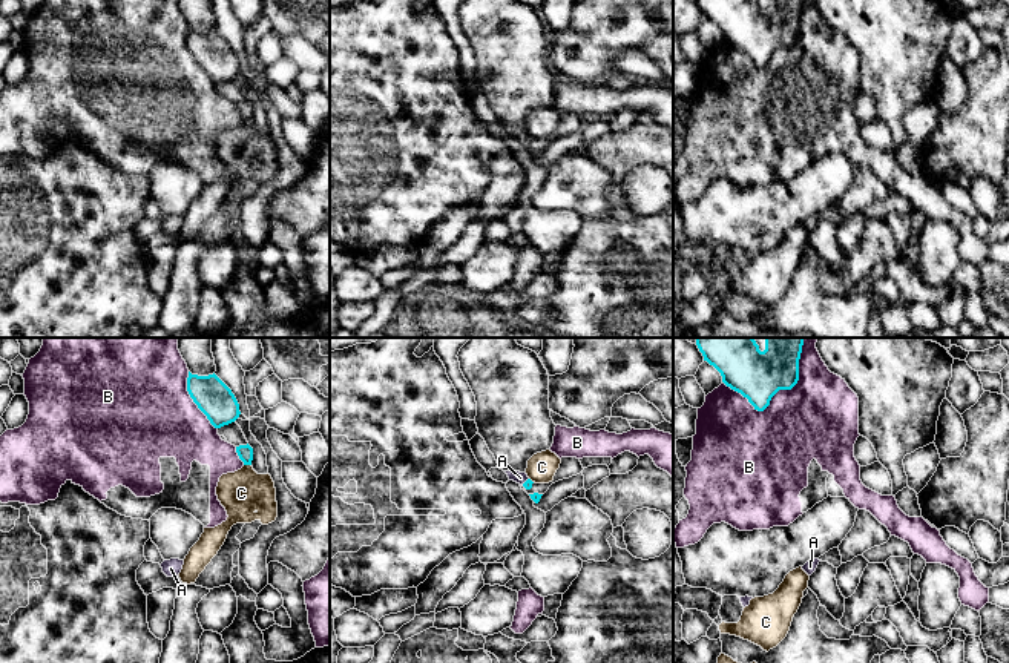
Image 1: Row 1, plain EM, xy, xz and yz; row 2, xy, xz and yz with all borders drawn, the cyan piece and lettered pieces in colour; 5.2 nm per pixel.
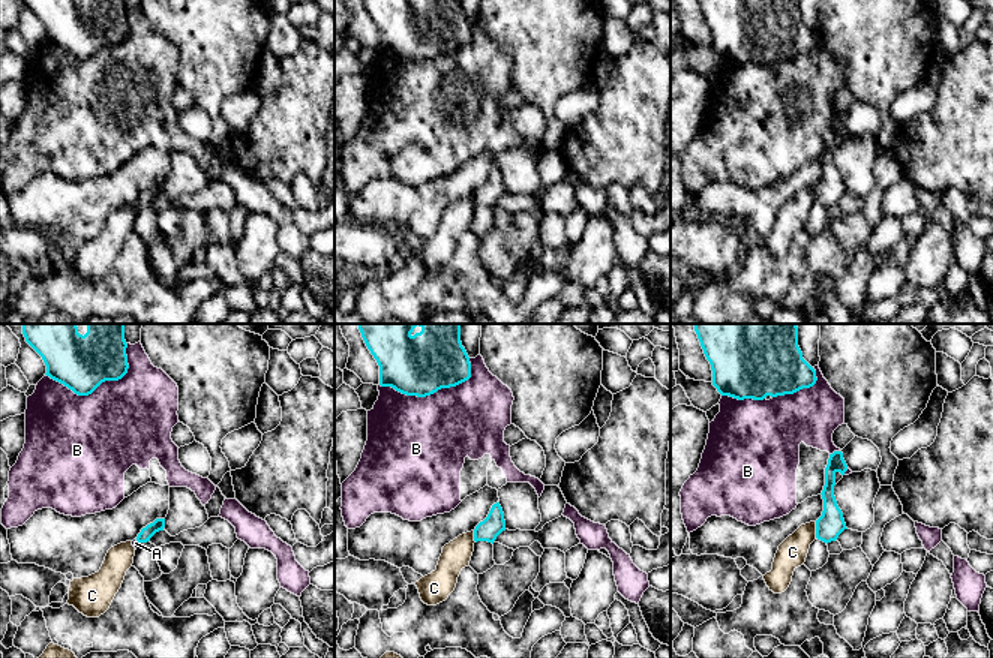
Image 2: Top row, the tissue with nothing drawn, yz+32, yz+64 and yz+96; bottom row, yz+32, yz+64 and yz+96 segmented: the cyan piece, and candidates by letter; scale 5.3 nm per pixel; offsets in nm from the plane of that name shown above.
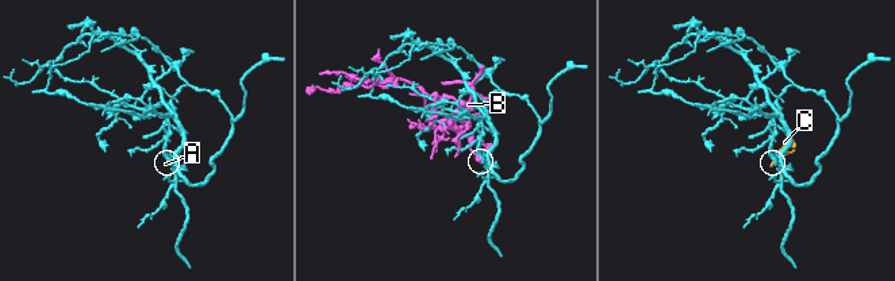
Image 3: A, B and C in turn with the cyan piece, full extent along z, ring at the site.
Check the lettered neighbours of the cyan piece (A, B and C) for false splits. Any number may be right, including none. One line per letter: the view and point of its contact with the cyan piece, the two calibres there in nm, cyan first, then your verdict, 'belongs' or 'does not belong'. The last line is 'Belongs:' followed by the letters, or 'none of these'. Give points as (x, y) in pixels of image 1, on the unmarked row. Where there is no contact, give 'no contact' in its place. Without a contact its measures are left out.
A: meets cyan in xz at (526, 137); 50 nm thick on the cyan side, 60 nm on the other; belongs
B: meets cyan in yz at (778, 46); 260 nm thick on the cyan side, 400 nm on the other; does not belong
C: meets cyan in xy at (247, 120); 80 nm thick on the cyan side, 240 nm on the other; does not belong
Belongs: A

